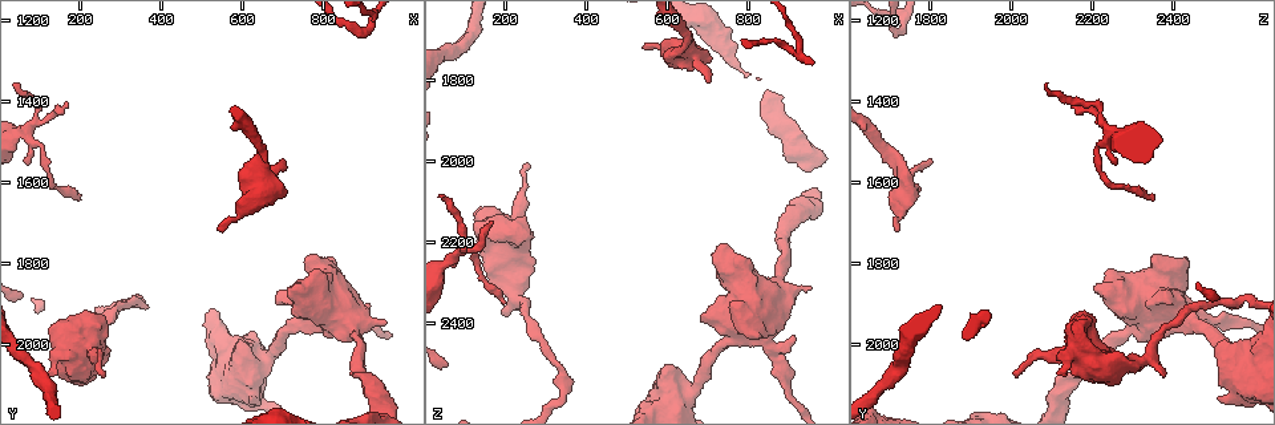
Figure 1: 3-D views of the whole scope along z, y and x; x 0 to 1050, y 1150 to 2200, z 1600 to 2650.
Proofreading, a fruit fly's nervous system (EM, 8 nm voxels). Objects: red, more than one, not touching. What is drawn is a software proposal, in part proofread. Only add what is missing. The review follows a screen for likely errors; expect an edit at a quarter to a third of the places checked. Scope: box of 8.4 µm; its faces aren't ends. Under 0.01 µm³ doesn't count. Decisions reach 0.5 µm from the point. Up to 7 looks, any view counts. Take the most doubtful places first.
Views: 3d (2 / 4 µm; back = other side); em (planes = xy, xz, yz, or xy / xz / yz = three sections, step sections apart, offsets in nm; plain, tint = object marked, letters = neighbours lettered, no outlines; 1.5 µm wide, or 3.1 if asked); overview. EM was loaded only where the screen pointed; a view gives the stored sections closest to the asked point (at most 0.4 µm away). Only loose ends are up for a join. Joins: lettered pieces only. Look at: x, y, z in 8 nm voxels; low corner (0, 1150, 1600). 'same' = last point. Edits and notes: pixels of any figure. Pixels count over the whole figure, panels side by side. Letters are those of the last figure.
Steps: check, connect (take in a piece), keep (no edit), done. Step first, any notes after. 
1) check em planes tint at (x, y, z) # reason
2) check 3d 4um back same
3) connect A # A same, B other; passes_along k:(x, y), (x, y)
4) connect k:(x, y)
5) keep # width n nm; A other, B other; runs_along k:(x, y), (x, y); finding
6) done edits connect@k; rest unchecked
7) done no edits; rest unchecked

check em planes letters at (165, 1405, 2145) # free end

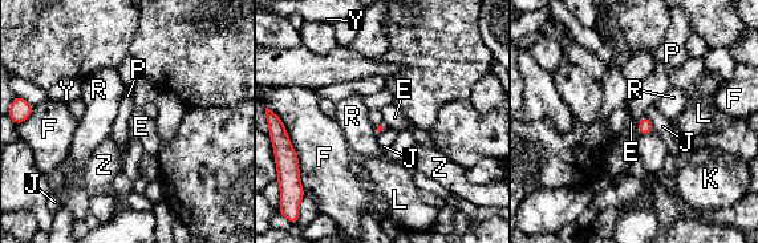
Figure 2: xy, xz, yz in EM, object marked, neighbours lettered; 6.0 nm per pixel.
keep # E other, F other, J other, K other, L other, P other, R other, Y other, Z other; border 2:(644, 114), (639, 122); none of them fits

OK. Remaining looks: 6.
check 3d 2um at (710, 1550, 1800) # an open end

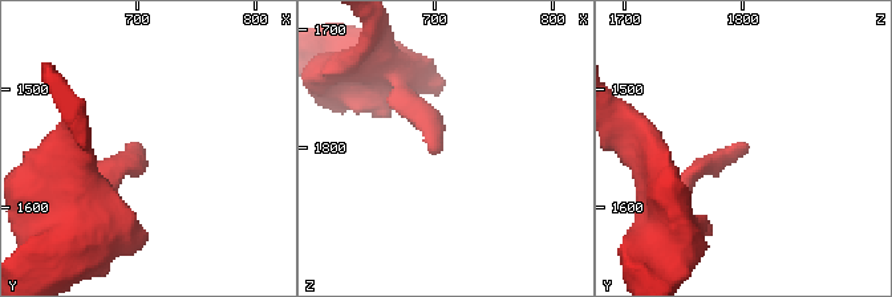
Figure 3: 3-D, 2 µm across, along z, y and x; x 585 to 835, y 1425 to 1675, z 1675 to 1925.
check em xy step 8 letters at (706, 1548, 1802) # shape alone is not enough

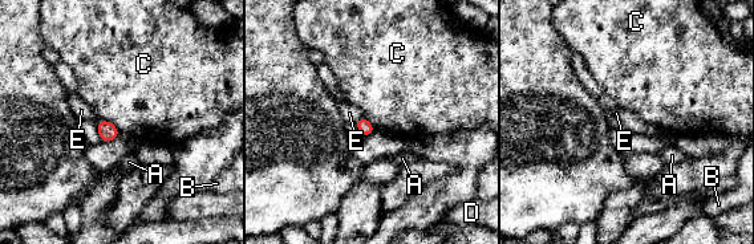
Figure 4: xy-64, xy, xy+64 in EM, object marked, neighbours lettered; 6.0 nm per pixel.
check em planes letters same # cut it another way

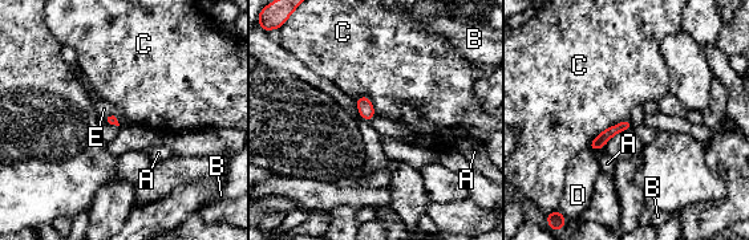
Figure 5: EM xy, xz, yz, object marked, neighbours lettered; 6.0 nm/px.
keep # A other, B other, C other, D other, E other; border 5:(630, 118), (606, 127), (587, 147); no lettered piece goes on from it

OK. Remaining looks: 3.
check em planes letters at (140, 2080, 2110) # free end

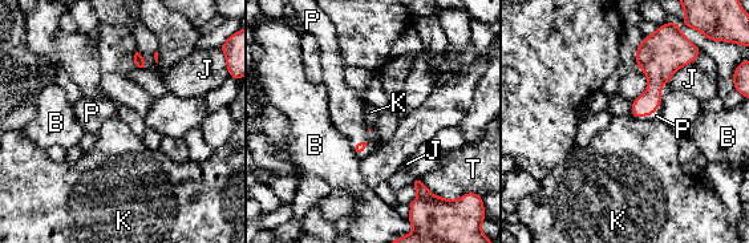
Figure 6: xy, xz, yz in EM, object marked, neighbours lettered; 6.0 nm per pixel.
connect P # B other, J other, K other, P same, T other; passes_along 6:(659, 61), (660, 102), (665, 88); it goes on there

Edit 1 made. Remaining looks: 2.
done edits connect@6; rest unchecked

